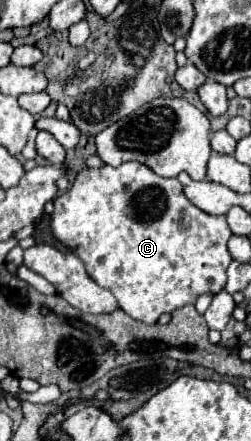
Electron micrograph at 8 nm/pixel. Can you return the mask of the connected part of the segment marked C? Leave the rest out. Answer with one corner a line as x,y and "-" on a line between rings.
129,161
129,163
123,163
119,167
111,167
111,165
105,165
101,169
85,169
81,171
77,177
75,177
75,183
61,195
55,197
55,211
51,215
51,231
55,235
57,241
61,241
63,245
67,245
73,253
79,255
79,259
85,263
85,269
89,273
89,277
103,289
109,289
117,303
119,303
119,309
123,309
129,317
137,319
137,321
143,321
143,323
157,323
159,315
163,313
171,313
187,303
195,303
195,299
203,293
219,293
225,289
225,283
227,283
227,267
229,263
233,261
229,251
227,251
227,241
231,239
231,229
225,221
223,215
209,215
205,211
201,211
199,207
195,207
185,195
183,195
183,189
181,189
181,183
177,179
165,179
165,177
159,177
157,173
153,173
147,165
143,163
137,163
137,161

